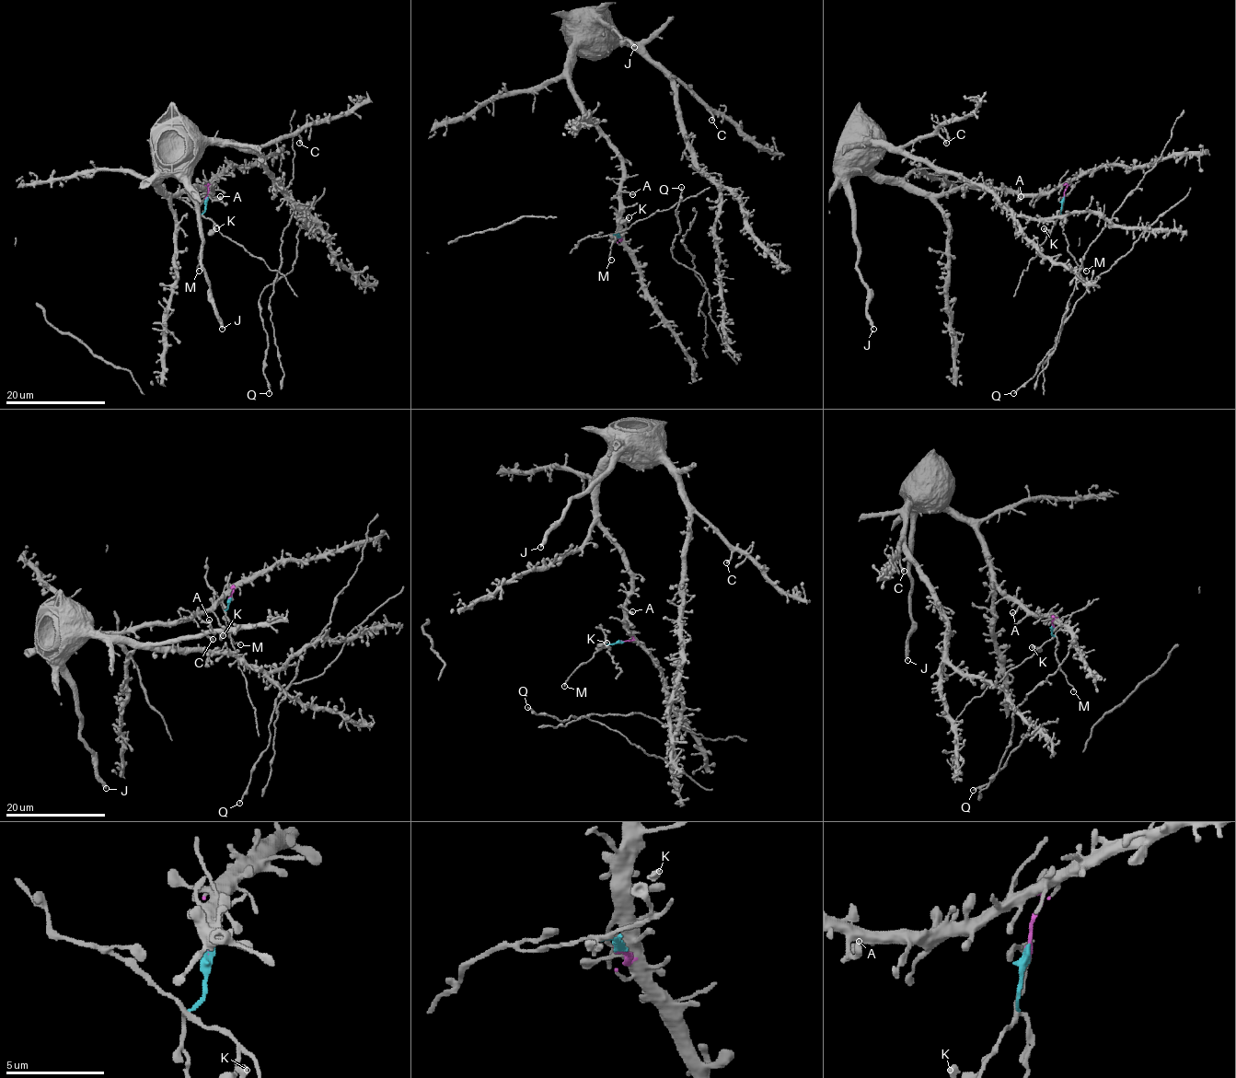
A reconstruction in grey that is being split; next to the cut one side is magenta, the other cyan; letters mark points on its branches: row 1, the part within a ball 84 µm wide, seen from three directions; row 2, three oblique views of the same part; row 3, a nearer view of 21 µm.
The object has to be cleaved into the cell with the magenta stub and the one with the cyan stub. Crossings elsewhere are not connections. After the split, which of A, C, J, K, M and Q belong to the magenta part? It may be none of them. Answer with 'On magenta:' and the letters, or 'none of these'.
On magenta: A, C, J, Q

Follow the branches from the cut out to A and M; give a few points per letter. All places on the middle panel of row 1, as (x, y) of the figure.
A: (618, 237), (619, 238), (619, 194), (625, 191), (632, 194)
M: (618, 237), (618, 235), (612, 236), (615, 239), (608, 256), (611, 260)

